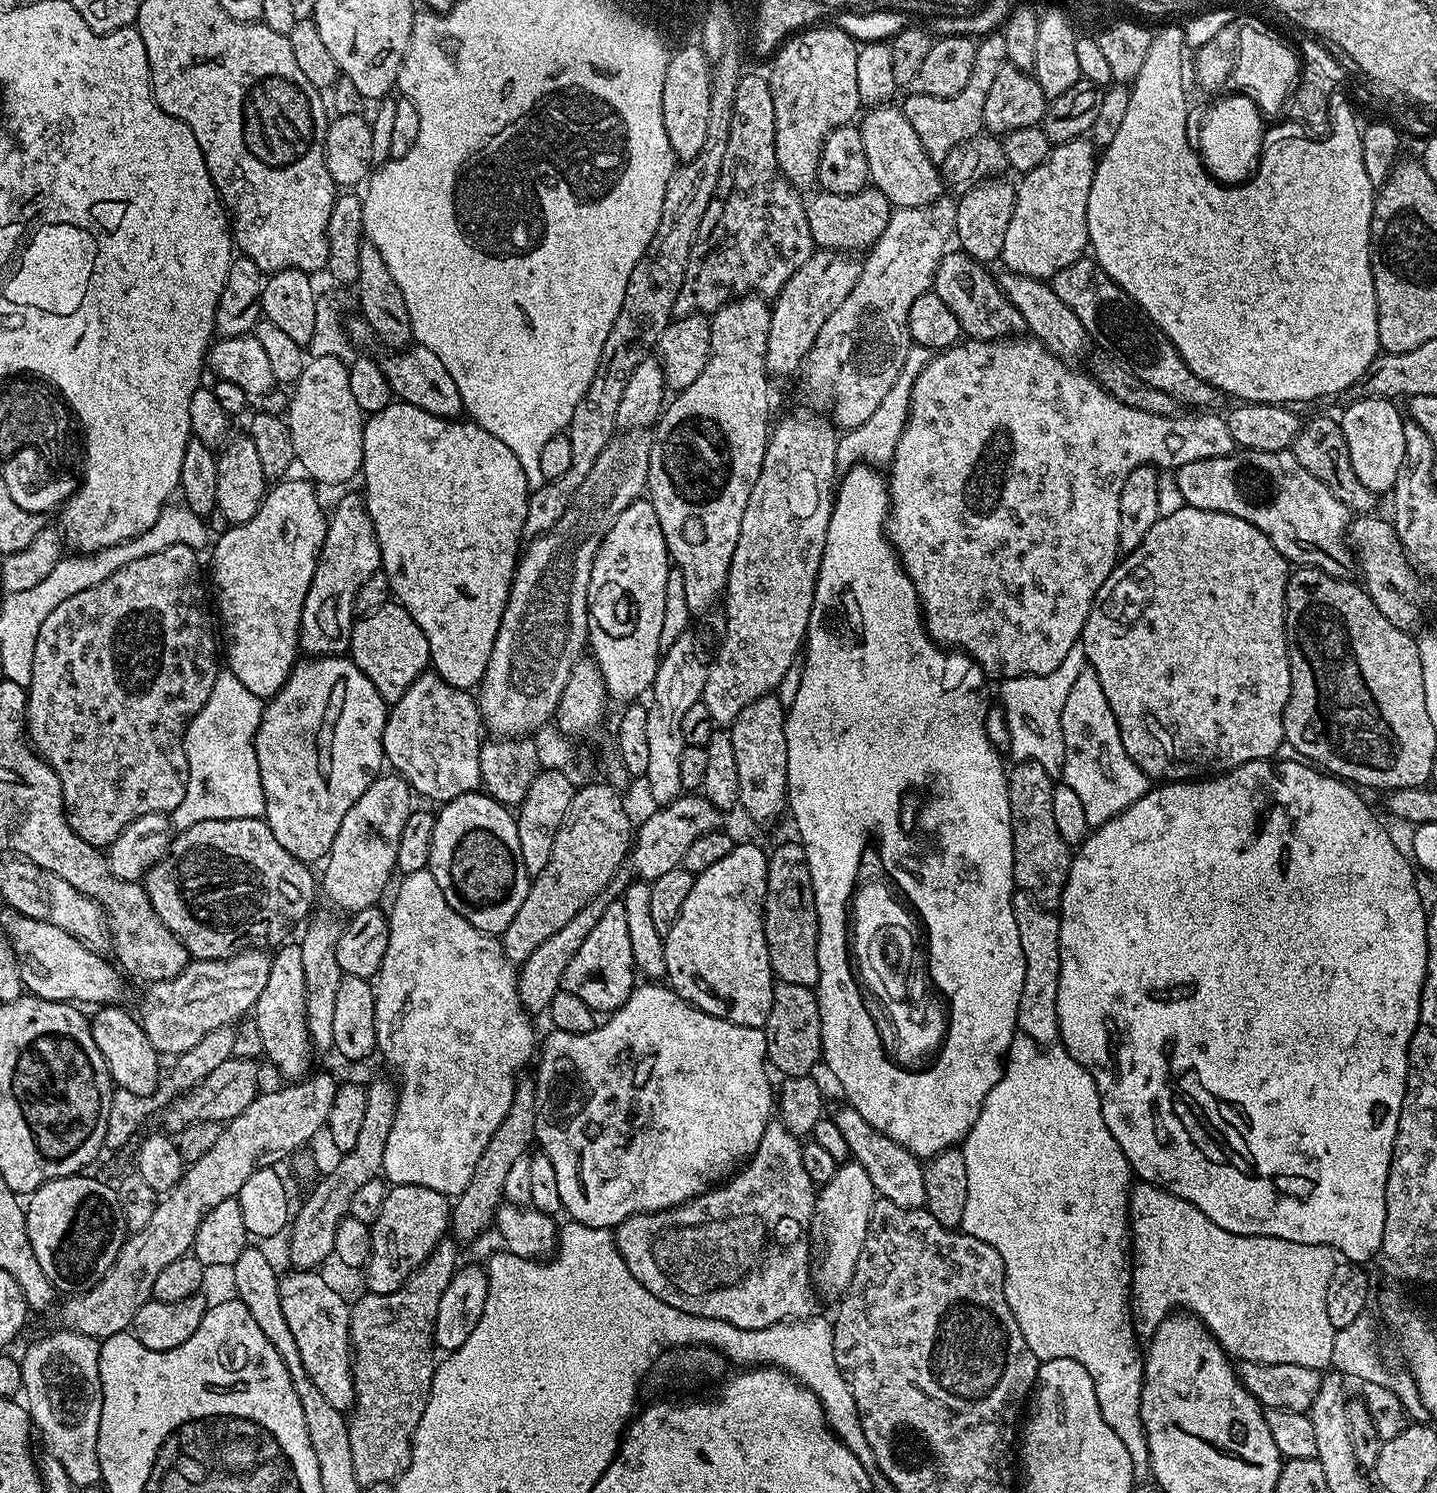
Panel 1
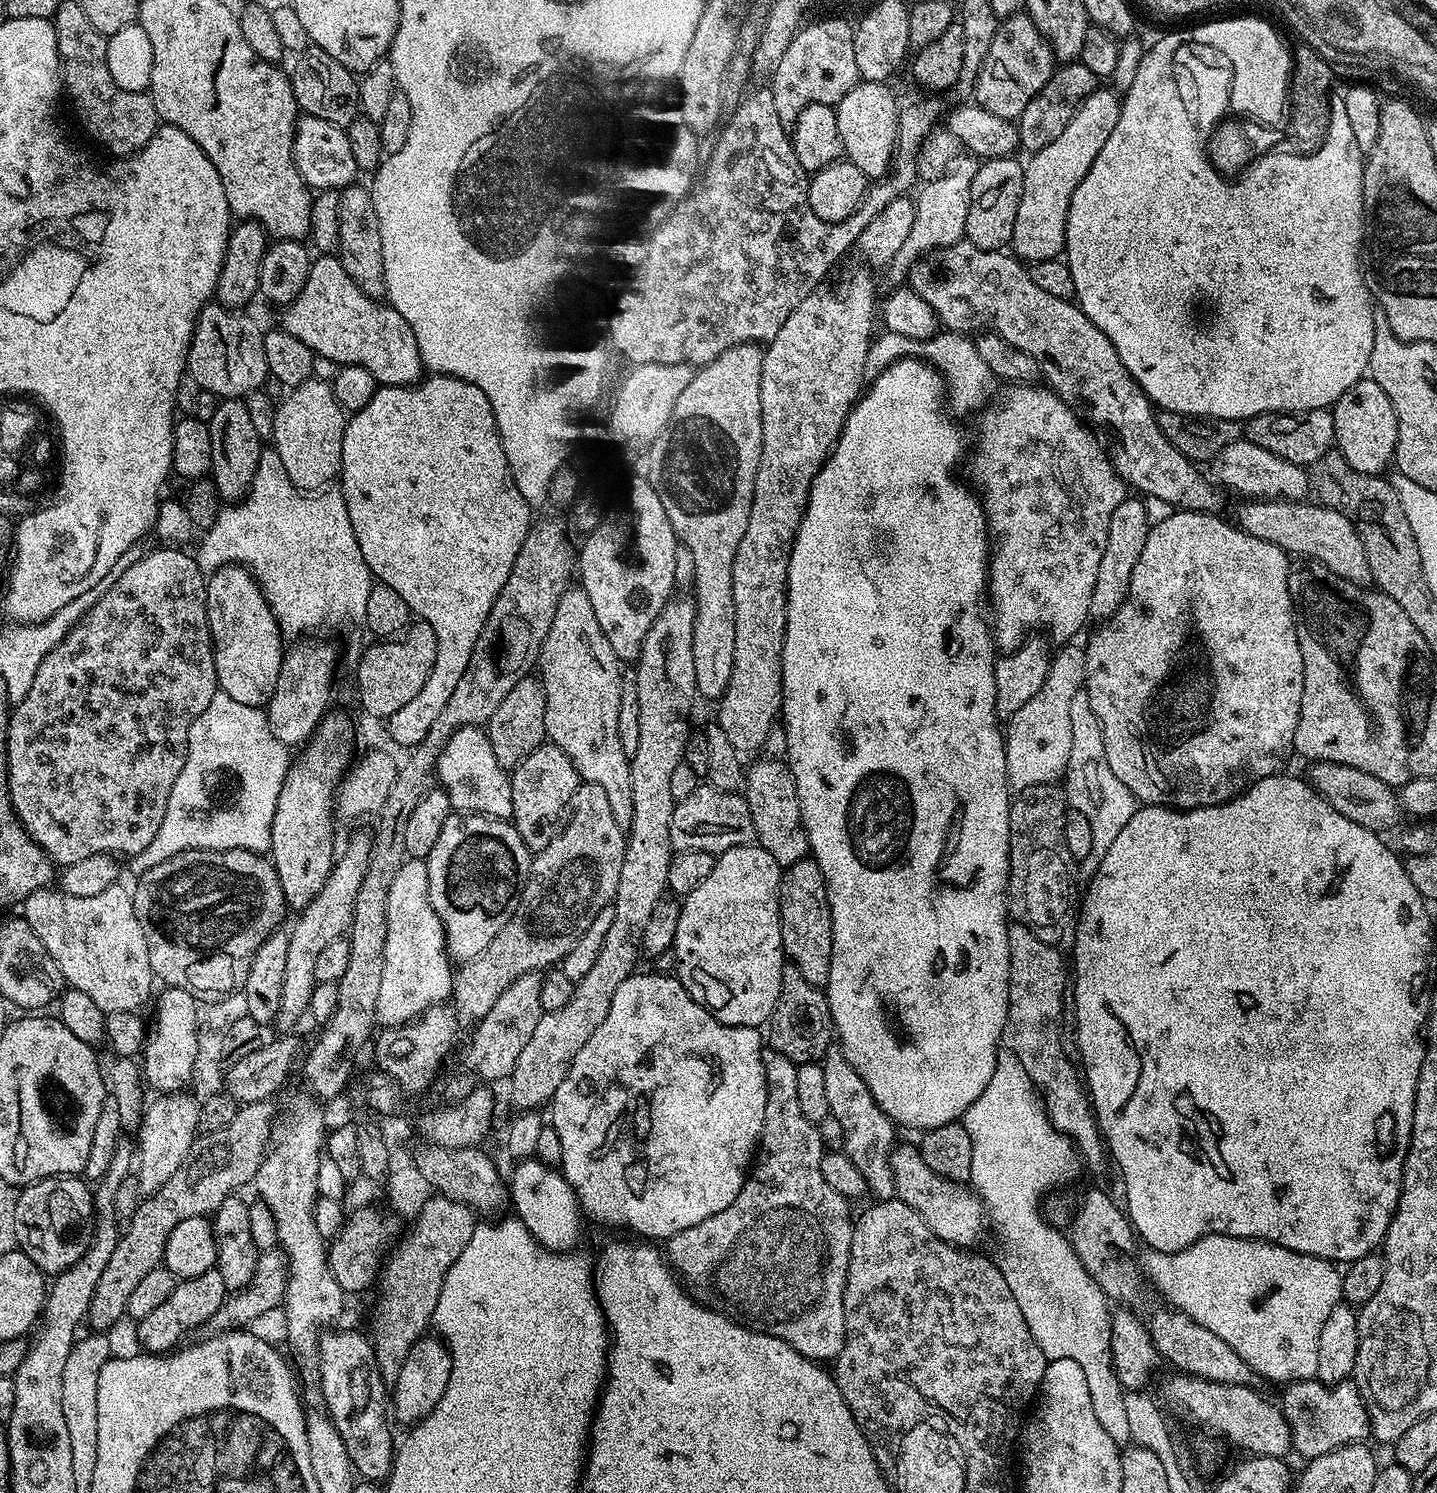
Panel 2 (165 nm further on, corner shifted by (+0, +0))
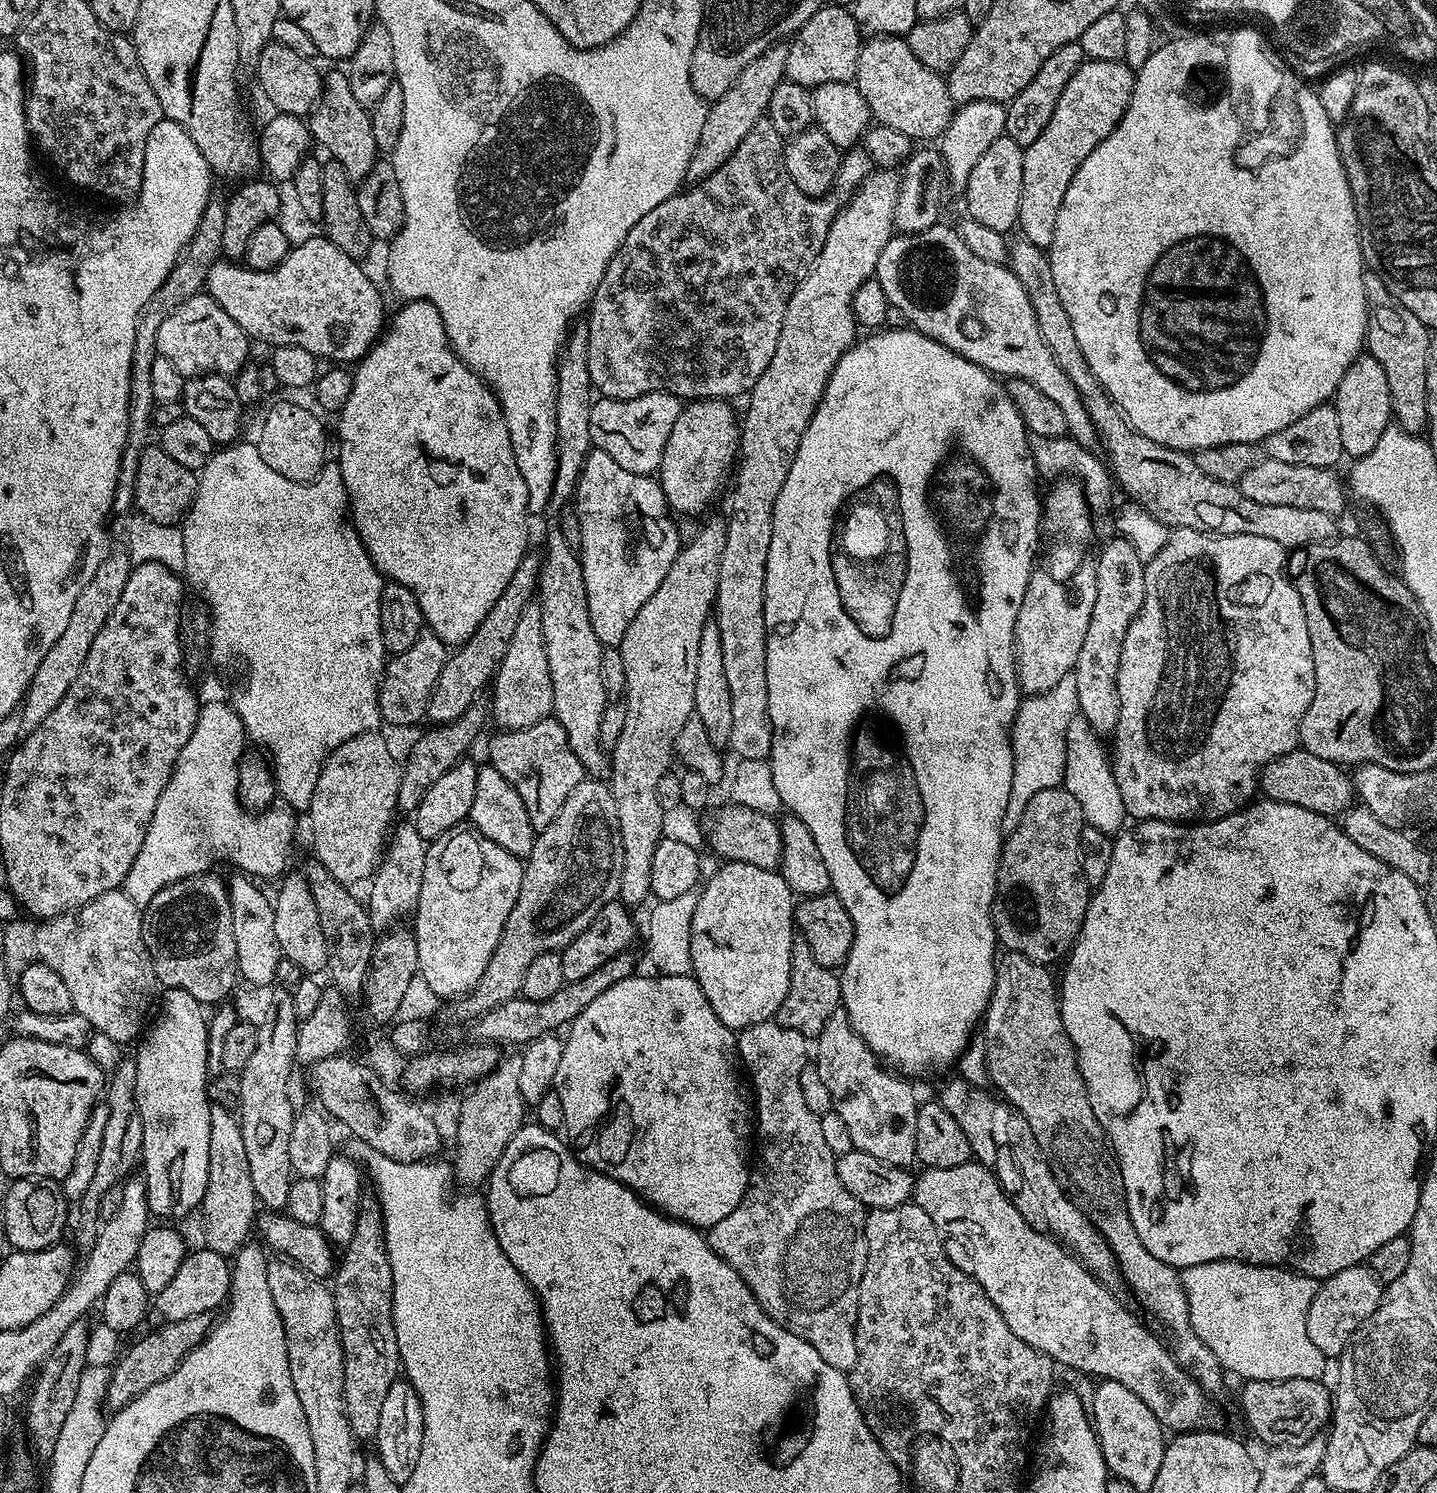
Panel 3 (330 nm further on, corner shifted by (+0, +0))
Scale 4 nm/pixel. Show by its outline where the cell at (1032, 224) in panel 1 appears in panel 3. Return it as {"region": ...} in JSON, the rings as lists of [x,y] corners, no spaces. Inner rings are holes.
{"region":[[[1085,59],[1078,66],[1074,78],[1066,82],[1066,90],[1062,90],[1062,98],[1058,98],[1058,106],[1054,106],[1054,114],[1050,114],[1046,130],[1042,130],[1038,139],[1024,149],[1018,225],[1023,239],[1039,248],[1051,249],[1062,198],[1066,198],[1066,190],[1070,190],[1070,182],[1074,182],[1078,166],[1086,162],[1088,155],[1118,126],[1122,114],[1126,114],[1135,81],[1135,71],[1123,60],[1098,62]]]}

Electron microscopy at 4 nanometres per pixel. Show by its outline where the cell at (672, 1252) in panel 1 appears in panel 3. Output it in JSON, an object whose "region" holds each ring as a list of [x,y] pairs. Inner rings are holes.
{"region":[[[770,1019],[739,1029],[736,1032],[736,1051],[739,1063],[743,1065],[746,1072],[746,1067],[748,1067],[748,1072],[752,1075],[754,1124],[758,1129],[758,1144],[760,1140],[760,1161],[757,1164],[755,1161],[754,1171],[748,1177],[748,1189],[746,1194],[742,1194],[742,1202],[738,1202],[738,1206],[734,1206],[732,1213],[726,1214],[726,1218],[722,1218],[722,1222],[707,1229],[708,1244],[714,1250],[714,1254],[718,1254],[730,1266],[734,1266],[734,1270],[738,1270],[742,1282],[746,1282],[746,1286],[750,1286],[750,1290],[756,1301],[762,1306],[762,1310],[766,1310],[766,1314],[770,1314],[770,1318],[774,1322],[778,1322],[778,1326],[790,1330],[790,1334],[798,1334],[798,1338],[802,1338],[802,1342],[810,1342],[810,1346],[814,1346],[814,1350],[818,1350],[818,1354],[822,1354],[822,1362],[830,1362],[830,1366],[834,1366],[834,1370],[845,1374],[851,1373],[854,1362],[858,1362],[856,1323],[858,1322],[860,1283],[862,1274],[866,1270],[866,1258],[868,1257],[868,1243],[864,1233],[866,1209],[864,1205],[856,1201],[854,1194],[850,1194],[850,1190],[846,1190],[846,1186],[842,1186],[842,1178],[838,1178],[836,1169],[836,1155],[832,1153],[830,1146],[826,1146],[820,1117],[814,1114],[814,1110],[810,1110],[810,1106],[806,1106],[802,1094],[802,1070],[810,1060],[809,1041],[802,1034],[798,1034],[798,1030],[790,1030],[786,1026],[776,1023],[775,1019]]]}

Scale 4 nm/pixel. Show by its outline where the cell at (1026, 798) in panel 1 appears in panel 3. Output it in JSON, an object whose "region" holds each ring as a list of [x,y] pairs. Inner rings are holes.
{"region":[[[1063,786],[1051,788],[1050,790],[1041,790],[1039,794],[1034,794],[1034,798],[1030,798],[1030,802],[1026,802],[1026,810],[1022,814],[1018,826],[1013,832],[1007,833],[1006,839],[1003,841],[1000,849],[1000,865],[996,871],[996,897],[992,903],[992,921],[994,922],[996,939],[1001,949],[1017,952],[1026,958],[1030,958],[1030,962],[1038,962],[1045,966],[1052,966],[1055,960],[1063,961],[1068,953],[1072,951],[1073,942],[1080,937],[1080,927],[1084,921],[1090,899],[1090,886],[1084,880],[1084,871],[1080,861],[1080,839],[1082,838],[1084,825],[1082,806],[1078,806],[1074,794],[1067,792]]]}

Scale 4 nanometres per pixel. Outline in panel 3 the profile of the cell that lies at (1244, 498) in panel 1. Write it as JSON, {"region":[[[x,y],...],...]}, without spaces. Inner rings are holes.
{"region":[[[937,222],[933,228],[921,232],[893,235],[892,240],[886,242],[886,250],[882,250],[882,258],[878,258],[874,279],[881,284],[889,305],[895,311],[897,308],[916,331],[945,344],[962,358],[982,366],[997,377],[1022,378],[1038,386],[1038,390],[1042,390],[1042,394],[1046,394],[1046,398],[1052,399],[1062,410],[1068,436],[1086,449],[1097,443],[1096,426],[1080,400],[1074,382],[1070,382],[1066,370],[1062,370],[1052,357],[1052,347],[1041,338],[1034,306],[1030,306],[1030,298],[1011,267],[978,258],[971,252],[970,246],[966,246],[955,227],[947,228],[944,222]]]}

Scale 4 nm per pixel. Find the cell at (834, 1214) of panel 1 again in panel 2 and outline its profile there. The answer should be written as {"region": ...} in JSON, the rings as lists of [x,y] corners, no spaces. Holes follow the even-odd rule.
{"region":[[[829,1054],[824,1057],[824,1073],[826,1082],[826,1102],[831,1116],[838,1118],[844,1131],[844,1147],[842,1151],[862,1170],[862,1178],[866,1178],[869,1193],[877,1201],[890,1200],[896,1195],[894,1186],[894,1170],[892,1169],[892,1149],[897,1143],[897,1125],[882,1111],[878,1102],[870,1094],[866,1082],[850,1062],[846,1062],[843,1054]]]}

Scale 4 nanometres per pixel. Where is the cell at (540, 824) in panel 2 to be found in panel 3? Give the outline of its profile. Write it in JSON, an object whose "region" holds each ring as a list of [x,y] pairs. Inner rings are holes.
{"region":[[[554,718],[534,722],[534,726],[526,726],[526,730],[503,730],[495,733],[497,736],[488,744],[487,763],[514,790],[522,797],[522,803],[526,806],[526,814],[530,814],[530,822],[536,829],[543,830],[558,818],[558,810],[562,810],[566,798],[586,779],[586,773],[582,762],[578,762],[574,750],[570,750],[570,742],[566,742],[566,730]]]}

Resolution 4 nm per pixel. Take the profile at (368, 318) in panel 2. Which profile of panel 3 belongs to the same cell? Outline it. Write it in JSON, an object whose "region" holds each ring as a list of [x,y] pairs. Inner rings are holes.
{"region":[[[317,234],[302,241],[297,248],[296,245],[289,247],[284,261],[270,270],[254,270],[236,262],[217,262],[208,275],[206,292],[253,341],[265,340],[268,346],[302,346],[302,350],[310,350],[317,358],[325,356],[328,362],[358,362],[380,339],[386,327],[384,300],[375,282],[360,267],[354,258],[342,254],[327,236]]]}

